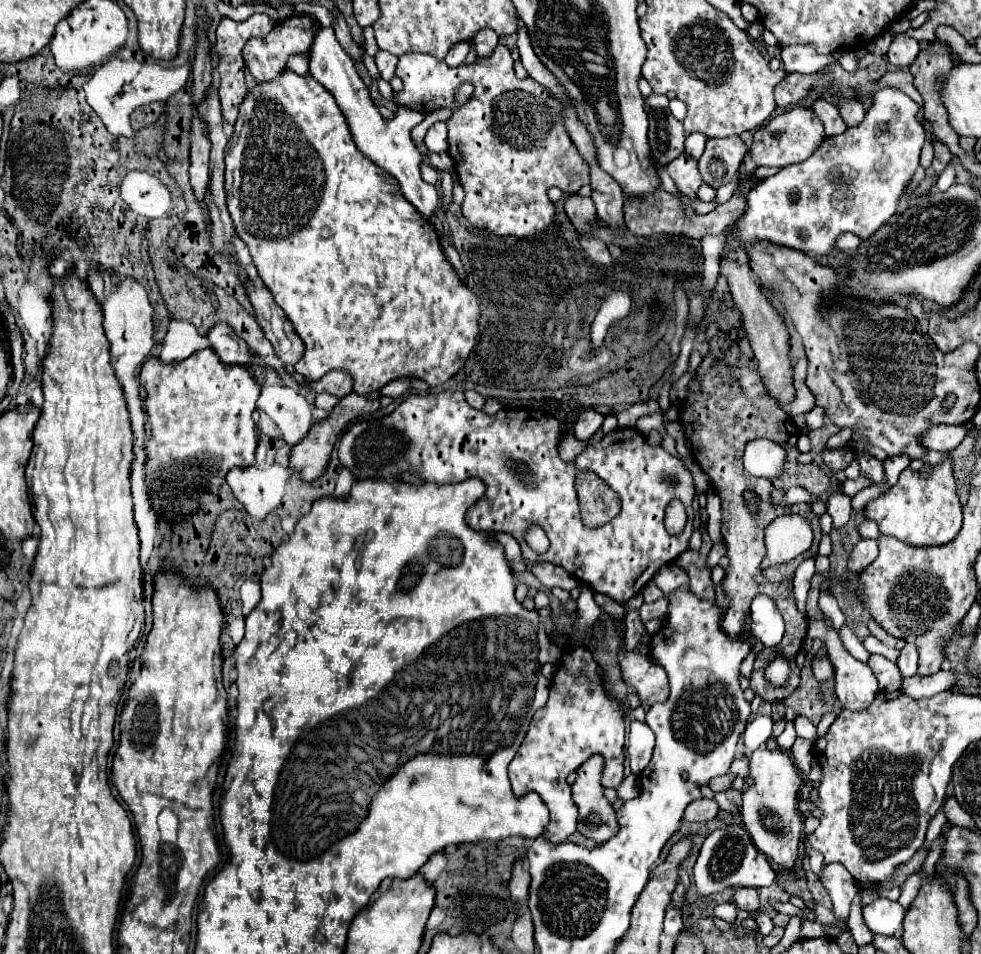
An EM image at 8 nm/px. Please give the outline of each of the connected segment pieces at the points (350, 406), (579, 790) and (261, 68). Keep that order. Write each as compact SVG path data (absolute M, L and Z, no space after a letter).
M350 393L344 399L340 399L340 403L328 413L328 417L322 419L322 421L316 421L312 425L312 429L300 439L300 443L296 443L292 447L292 451L290 451L290 469L296 471L296 473L300 473L300 479L306 481L306 483L312 483L312 481L320 479L324 475L328 463L330 463L330 453L334 449L334 443L344 433L346 425L352 423L352 421L356 421L362 415L374 413L376 409L380 409L380 401L368 401L366 397L356 395L356 393Z
M590 757L578 771L572 785L572 799L578 805L578 833L592 839L596 845L608 841L618 833L616 813L604 797L604 787L600 785L602 757Z
M292 15L288 19L282 19L282 21L276 21L272 31L264 37L252 37L246 45L244 45L244 63L246 67L250 69L250 73L254 75L256 81L272 81L276 79L284 69L286 69L286 59L290 55L296 55L296 53L308 53L310 47L312 47L312 41L314 41L314 35L316 31L320 29L320 23L312 17L312 15Z

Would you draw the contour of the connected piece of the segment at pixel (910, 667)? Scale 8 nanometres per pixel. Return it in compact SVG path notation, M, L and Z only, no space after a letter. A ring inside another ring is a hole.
M906 645L898 657L898 667L904 677L912 677L918 673L918 651L916 645Z

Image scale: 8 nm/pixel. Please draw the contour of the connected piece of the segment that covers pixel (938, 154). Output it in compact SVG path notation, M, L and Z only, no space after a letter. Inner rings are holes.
M934 139L934 161L932 161L932 167L936 169L936 173L940 173L946 165L950 163L950 151Z

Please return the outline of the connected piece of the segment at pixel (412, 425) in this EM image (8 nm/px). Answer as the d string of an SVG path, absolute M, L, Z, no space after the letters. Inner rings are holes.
M442 391L436 395L408 395L392 415L374 421L360 421L354 423L342 437L338 457L344 467L348 467L354 477L370 479L370 477L384 477L388 481L396 481L400 473L412 471L420 475L424 481L432 481L438 485L444 483L460 483L470 477L478 477L486 485L486 495L472 505L478 511L466 513L466 525L474 531L486 533L510 533L522 547L522 555L526 561L548 561L568 571L568 575L580 579L588 587L608 597L614 597L618 603L626 603L632 599L640 589L652 581L654 573L670 561L674 561L680 553L688 549L688 541L692 535L692 497L694 485L692 475L684 469L678 457L672 457L662 447L652 447L646 443L646 437L634 429L614 429L602 437L600 443L588 445L574 461L574 467L564 463L558 455L558 443L562 435L574 433L574 417L556 417L542 409L500 409L496 415L486 415L480 409L474 409L466 403L462 391ZM578 471L592 471L596 473L606 485L610 485L622 499L622 511L616 519L608 521L602 527L590 529L582 523L578 497L574 479ZM666 477L680 477L678 485L670 485ZM672 499L680 499L688 513L688 523L680 535L668 535L664 529L664 509ZM532 525L540 525L548 539L550 549L544 555L538 555L528 547L524 541L524 531Z

